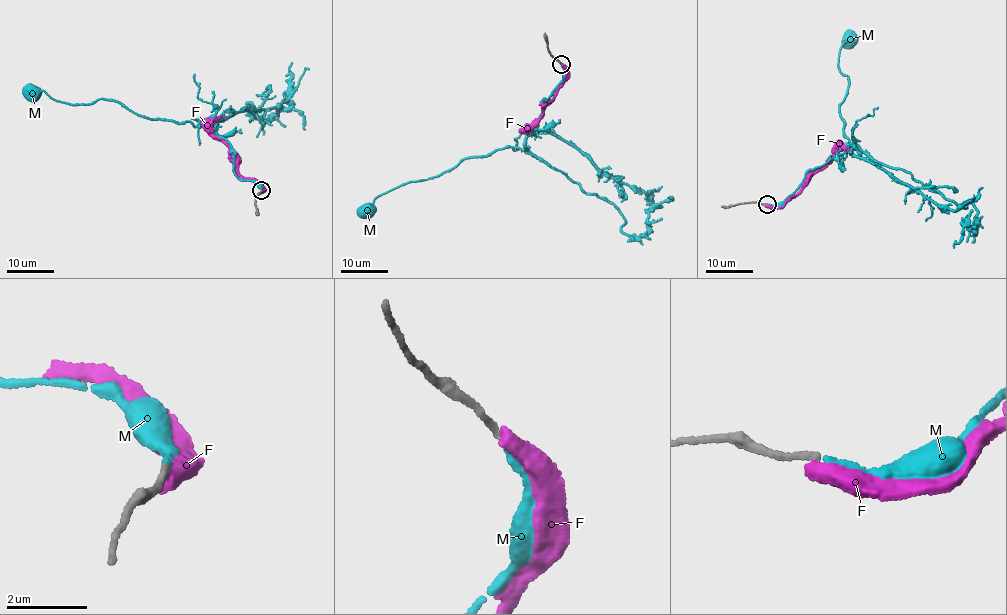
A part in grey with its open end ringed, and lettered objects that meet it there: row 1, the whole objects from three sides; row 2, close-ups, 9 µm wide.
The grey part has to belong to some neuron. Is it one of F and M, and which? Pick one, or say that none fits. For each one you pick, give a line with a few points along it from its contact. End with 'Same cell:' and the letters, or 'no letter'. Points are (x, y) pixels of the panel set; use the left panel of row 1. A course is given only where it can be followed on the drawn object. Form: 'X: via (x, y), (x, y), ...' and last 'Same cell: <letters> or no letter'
M: via (261, 190), (237, 176), (214, 119), (177, 124), (109, 99), (74, 105), (32, 93)
Same cell: M

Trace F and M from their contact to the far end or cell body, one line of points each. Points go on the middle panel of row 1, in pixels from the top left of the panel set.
F: (561, 63), (566, 69), (566, 79), (542, 118), (530, 128), (546, 132)
M: (561, 64), (564, 79), (543, 100), (523, 149), (468, 157), (384, 194), (368, 212)

